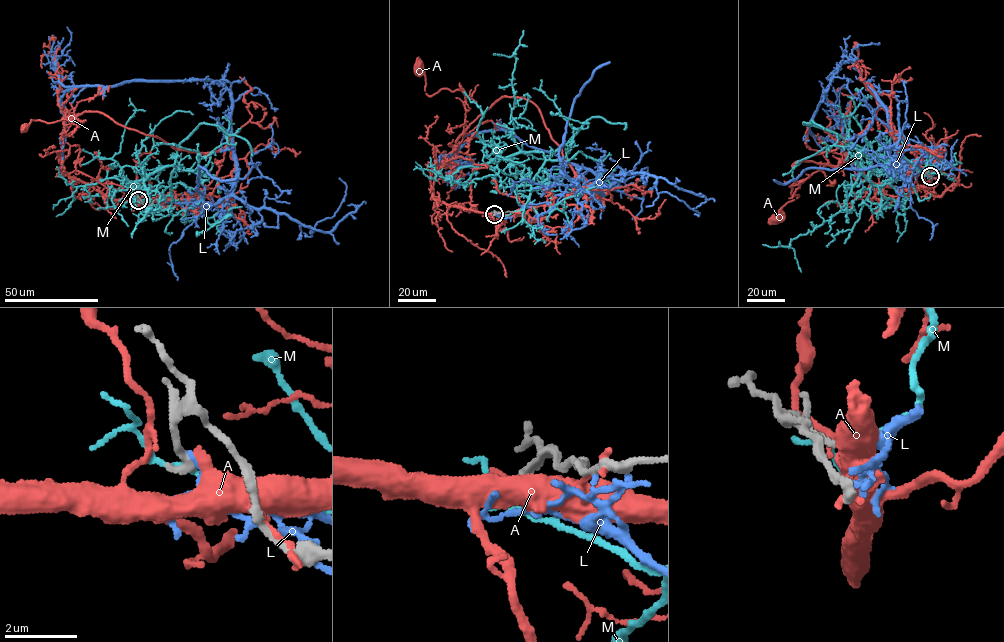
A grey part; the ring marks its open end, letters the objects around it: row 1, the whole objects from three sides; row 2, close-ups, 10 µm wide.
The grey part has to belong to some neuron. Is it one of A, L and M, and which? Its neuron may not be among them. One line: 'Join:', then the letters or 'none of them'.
Join: none of them

